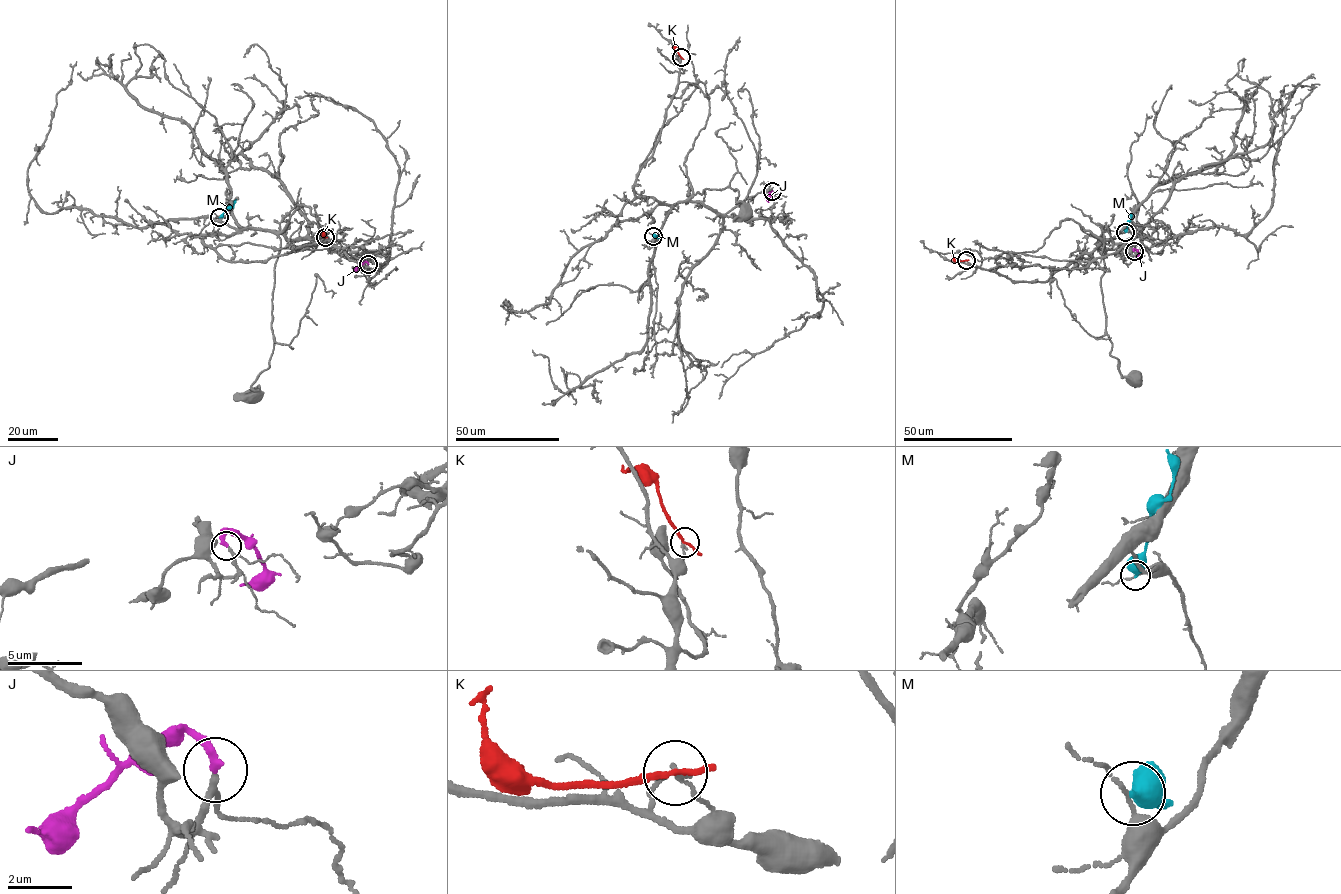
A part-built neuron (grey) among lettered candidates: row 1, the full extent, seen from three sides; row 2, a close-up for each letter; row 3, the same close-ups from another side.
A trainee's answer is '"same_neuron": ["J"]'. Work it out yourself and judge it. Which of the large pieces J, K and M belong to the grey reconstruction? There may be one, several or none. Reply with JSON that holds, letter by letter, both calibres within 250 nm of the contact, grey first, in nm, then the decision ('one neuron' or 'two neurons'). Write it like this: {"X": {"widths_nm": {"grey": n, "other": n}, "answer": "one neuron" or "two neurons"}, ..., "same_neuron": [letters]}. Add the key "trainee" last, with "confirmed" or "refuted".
{"J": {"widths_nm": {"grey": 150, "other": 260}, "answer": "one neuron"}, "K": {"widths_nm": {"grey": 130, "other": 170}, "answer": "two neurons"}, "M": {"widths_nm": {"grey": 120, "other": 460}, "answer": "two neurons"}, "same_neuron": ["J"], "trainee": "confirmed"}

